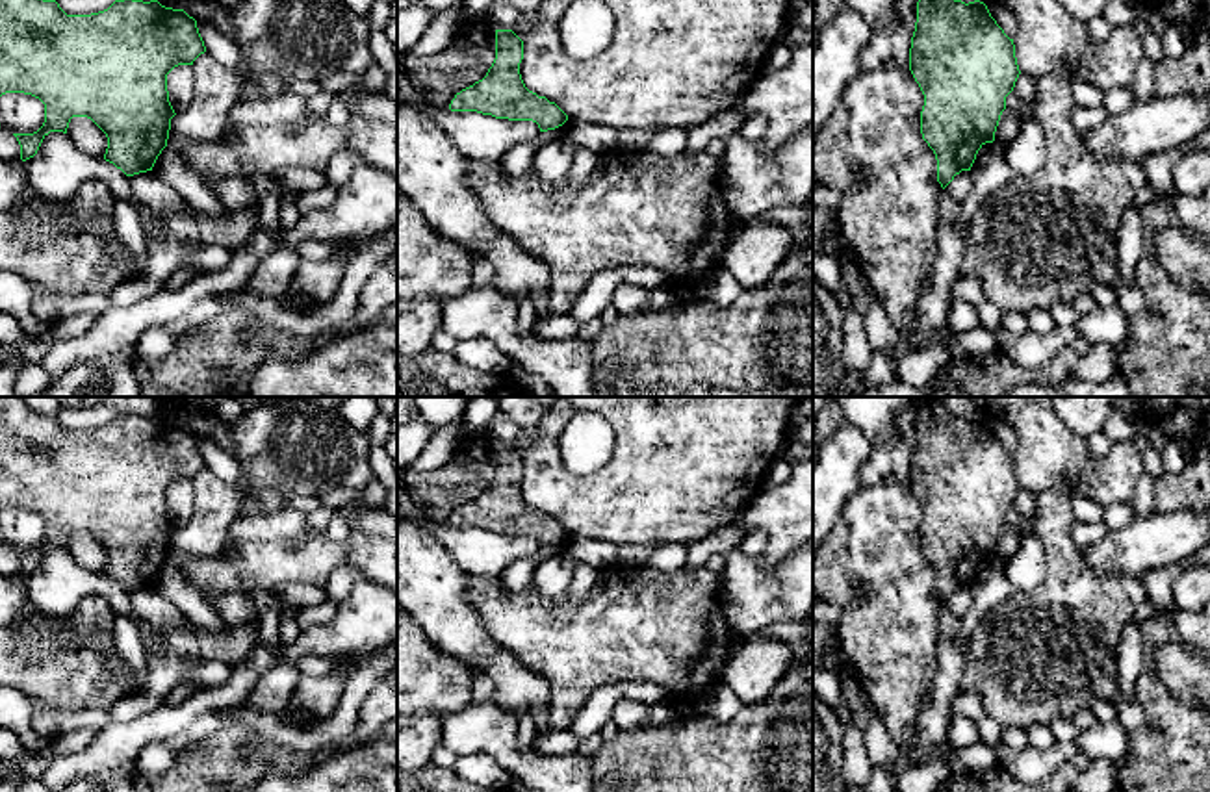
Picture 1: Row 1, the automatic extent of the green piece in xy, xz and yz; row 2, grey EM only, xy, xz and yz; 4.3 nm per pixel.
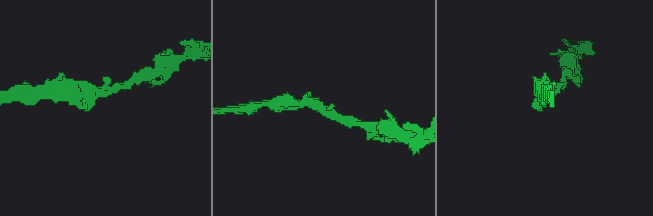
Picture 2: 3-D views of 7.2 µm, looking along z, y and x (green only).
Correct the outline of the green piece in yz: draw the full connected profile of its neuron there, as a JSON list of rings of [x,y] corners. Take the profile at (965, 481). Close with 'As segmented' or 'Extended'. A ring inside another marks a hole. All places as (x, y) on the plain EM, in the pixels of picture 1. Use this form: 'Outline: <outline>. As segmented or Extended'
Outline: [[[937,397],[919,401],[917,438],[909,464],[909,486],[924,510],[920,549],[937,575],[937,597],[945,605],[956,590],[971,586],[978,566],[995,556],[1006,512],[1021,490],[1015,460],[980,415],[954,415]]]. As segmented

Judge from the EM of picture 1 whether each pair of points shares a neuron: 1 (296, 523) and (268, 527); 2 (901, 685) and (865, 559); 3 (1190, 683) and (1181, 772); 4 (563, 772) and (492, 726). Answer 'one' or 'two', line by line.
1: one
2: one
3: two
4: one

